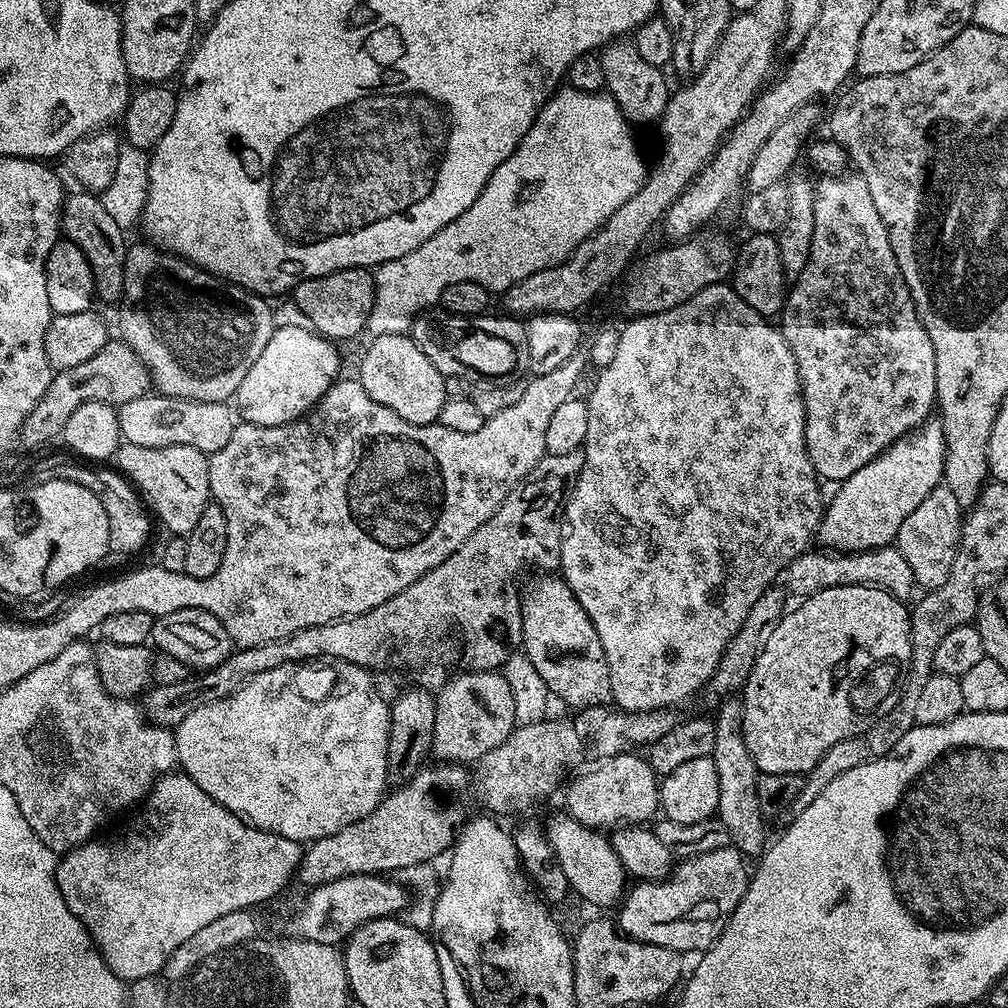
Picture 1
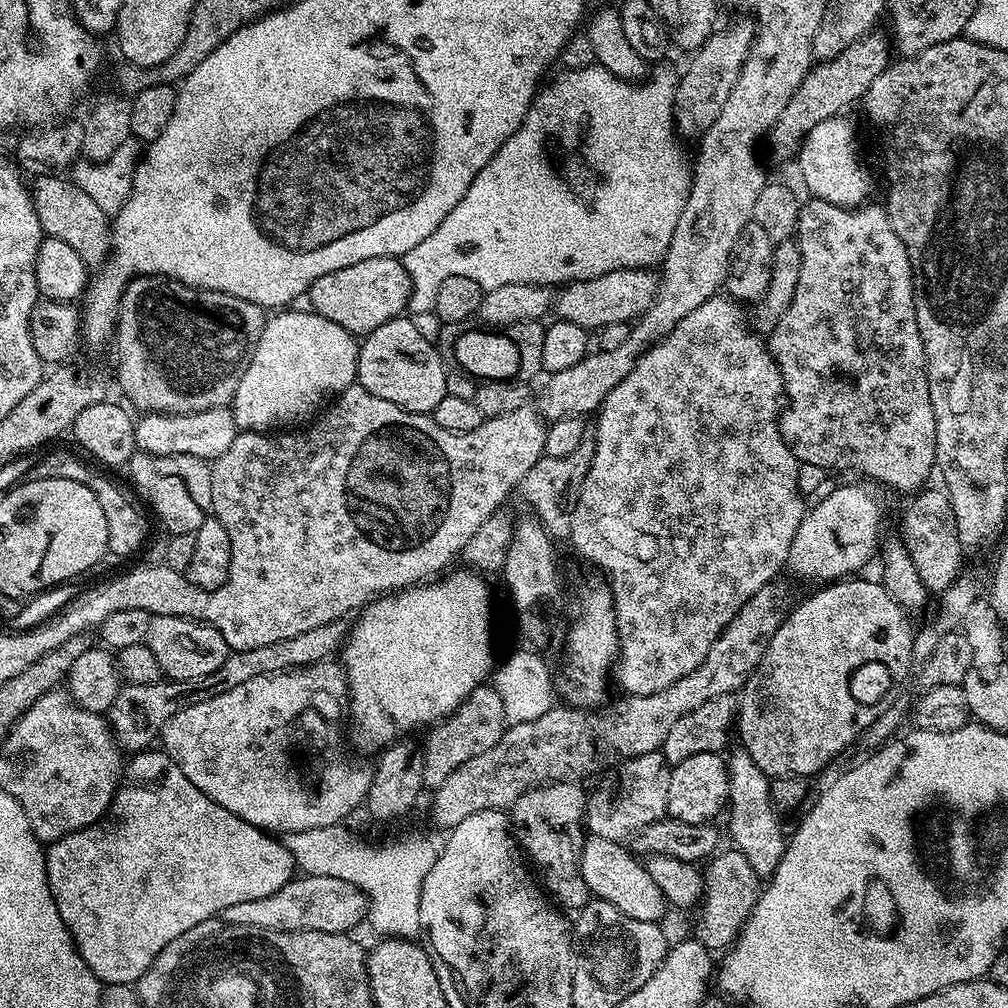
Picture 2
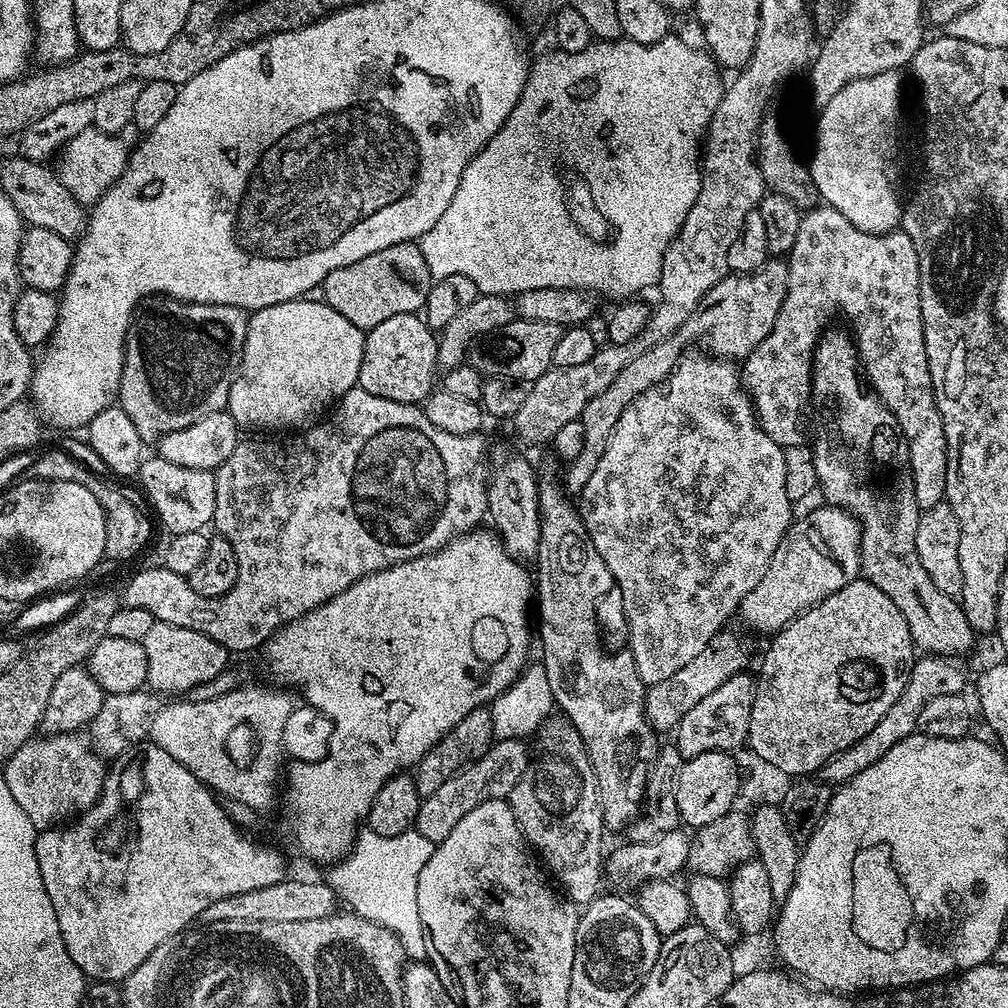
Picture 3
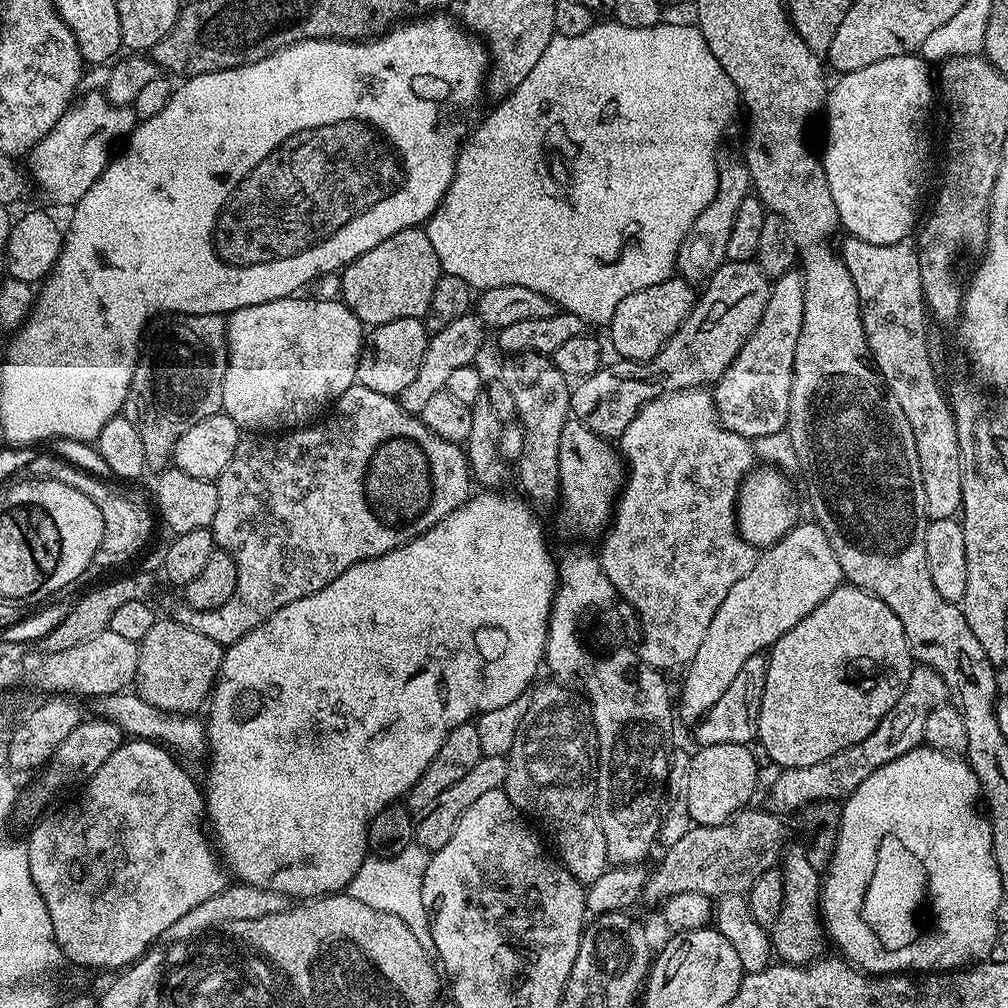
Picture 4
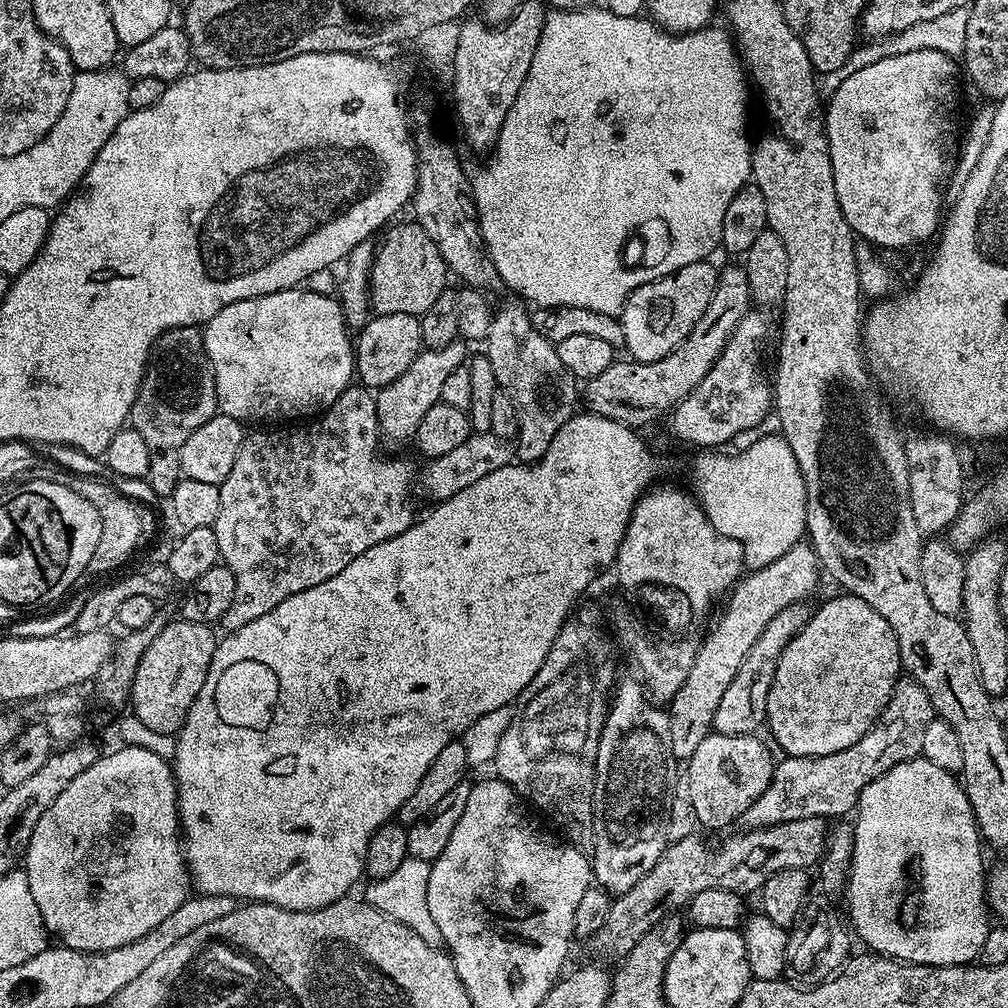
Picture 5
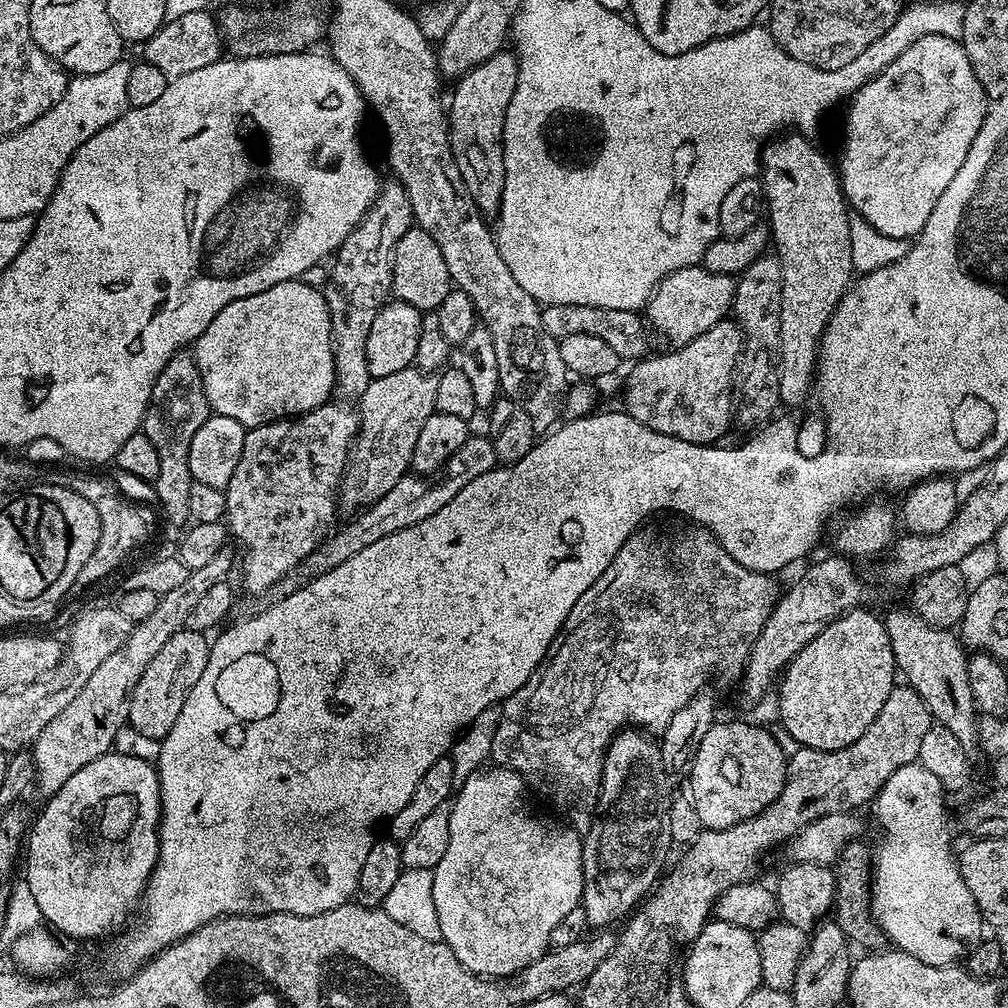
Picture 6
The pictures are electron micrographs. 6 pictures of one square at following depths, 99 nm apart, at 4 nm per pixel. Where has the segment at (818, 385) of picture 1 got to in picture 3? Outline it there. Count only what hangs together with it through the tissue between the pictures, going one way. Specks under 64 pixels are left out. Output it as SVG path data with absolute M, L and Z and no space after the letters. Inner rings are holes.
M816 206L809 209L801 219L798 238L794 238L794 246L790 255L787 257L788 262L788 281L786 282L786 298L782 298L782 310L778 310L778 318L774 322L774 330L758 342L754 351L745 356L742 361L742 383L752 399L752 406L756 410L756 420L760 423L760 428L767 434L775 444L784 446L789 443L788 423L796 416L796 404L807 405L810 400L812 391L812 355L816 349L820 336L829 327L828 315L831 314L832 308L844 312L846 319L852 323L850 327L851 335L856 341L856 355L860 357L860 367L867 383L873 392L879 396L880 401L887 406L898 418L898 426L908 443L908 453L910 454L910 466L912 467L912 482L914 484L914 494L918 498L920 509L933 508L938 506L944 500L944 491L946 490L946 470L948 469L948 443L946 442L946 430L942 426L942 414L936 405L934 390L932 389L932 379L930 378L930 366L926 362L926 346L924 345L924 327L922 326L922 306L920 305L920 275L918 274L918 254L914 242L902 230L895 232L883 232L882 235L870 234L855 228L845 216L838 214L838 210L827 206Z

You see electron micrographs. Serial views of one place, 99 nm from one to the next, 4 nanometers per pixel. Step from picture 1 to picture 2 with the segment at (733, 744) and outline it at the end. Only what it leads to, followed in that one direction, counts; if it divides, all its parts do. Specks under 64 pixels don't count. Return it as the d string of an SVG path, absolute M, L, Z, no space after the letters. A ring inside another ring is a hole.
M743 746L734 748L726 756L728 766L728 802L726 805L728 832L732 835L733 842L736 843L733 844L735 851L743 854L746 862L750 862L750 866L754 866L757 876L771 878L778 870L778 864L782 862L786 851L786 832L784 836L784 828L780 825L782 817L777 812L776 807L772 805L772 789L769 776L756 765L754 758L750 758L750 754Z

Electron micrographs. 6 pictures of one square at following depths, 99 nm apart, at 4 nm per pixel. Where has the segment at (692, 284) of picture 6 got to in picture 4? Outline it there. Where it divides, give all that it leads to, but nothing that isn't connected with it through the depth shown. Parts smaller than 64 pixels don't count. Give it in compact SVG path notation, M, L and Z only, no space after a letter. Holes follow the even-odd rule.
M669 278L661 284L646 286L622 302L614 310L610 325L612 348L621 360L649 360L659 354L665 342L682 326L682 322L691 314L692 305L698 299L698 292L689 281L683 278Z

